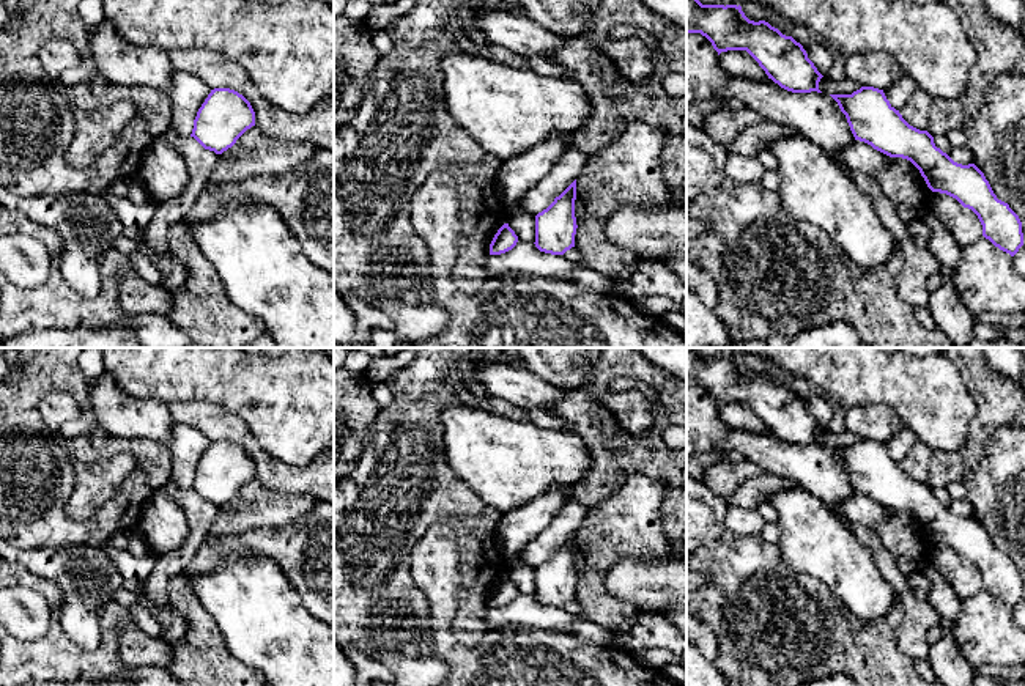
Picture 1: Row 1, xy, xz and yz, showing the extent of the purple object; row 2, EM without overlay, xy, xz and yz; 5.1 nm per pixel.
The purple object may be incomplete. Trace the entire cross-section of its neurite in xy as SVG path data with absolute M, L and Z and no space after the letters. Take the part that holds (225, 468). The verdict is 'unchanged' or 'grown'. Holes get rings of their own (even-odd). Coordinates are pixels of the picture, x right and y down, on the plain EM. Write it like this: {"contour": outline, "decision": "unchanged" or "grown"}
{"contour": "M214 441L197 464L191 489L205 502L222 507L252 478L250 455L235 442Z", "decision": "unchanged"}

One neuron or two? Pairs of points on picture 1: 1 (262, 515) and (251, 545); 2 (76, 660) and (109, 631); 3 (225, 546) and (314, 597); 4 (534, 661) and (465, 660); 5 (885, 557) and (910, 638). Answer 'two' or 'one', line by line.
1: two
2: one
3: one
4: one
5: one

